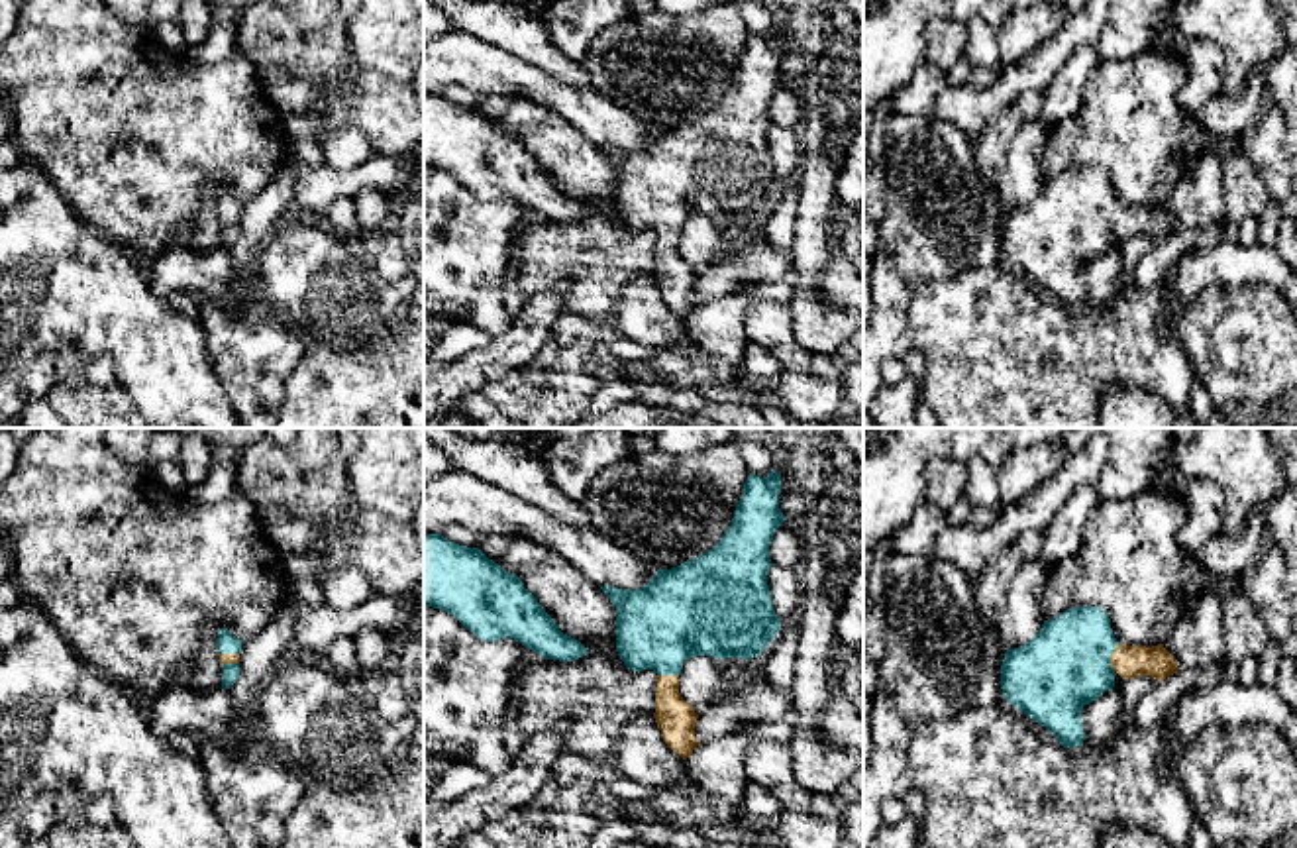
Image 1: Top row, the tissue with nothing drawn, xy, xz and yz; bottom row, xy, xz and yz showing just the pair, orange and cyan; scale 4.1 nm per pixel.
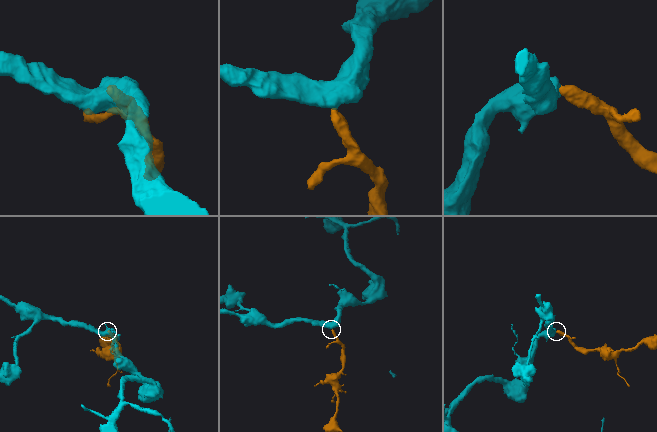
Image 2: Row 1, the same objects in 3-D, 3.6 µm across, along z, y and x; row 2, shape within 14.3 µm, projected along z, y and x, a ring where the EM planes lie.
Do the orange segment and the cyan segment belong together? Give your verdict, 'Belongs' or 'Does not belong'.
Belongs

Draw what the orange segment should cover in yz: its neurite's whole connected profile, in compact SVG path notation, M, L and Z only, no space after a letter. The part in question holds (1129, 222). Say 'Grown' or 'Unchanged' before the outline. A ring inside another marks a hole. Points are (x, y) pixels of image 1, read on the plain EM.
Grown. M1101 167L1067 169L1024 206L1007 210L1001 249L1011 265L1056 294L1060 306L1085 300L1081 269L1115 247L1115 236L1150 236L1164 241L1177 234L1164 204L1118 204Z

